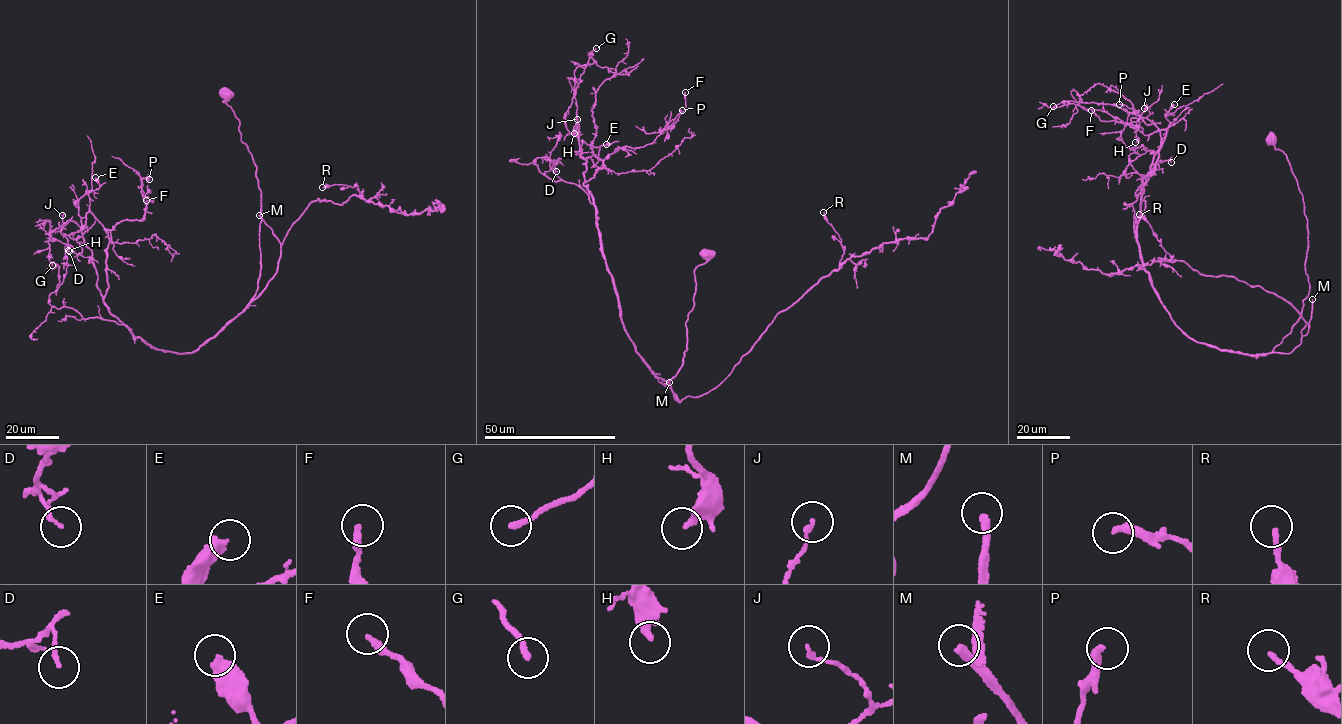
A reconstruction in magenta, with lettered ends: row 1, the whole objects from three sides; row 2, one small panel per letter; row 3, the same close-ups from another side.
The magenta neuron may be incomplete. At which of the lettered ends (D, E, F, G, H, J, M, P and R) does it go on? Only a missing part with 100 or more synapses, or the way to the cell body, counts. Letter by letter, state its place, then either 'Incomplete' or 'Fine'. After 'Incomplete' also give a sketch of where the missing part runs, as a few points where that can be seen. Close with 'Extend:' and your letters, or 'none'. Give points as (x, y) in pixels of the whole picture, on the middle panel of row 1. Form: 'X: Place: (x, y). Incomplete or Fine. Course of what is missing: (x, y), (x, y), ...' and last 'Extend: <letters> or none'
D: Place: (556, 171). Fine
E: Place: (606, 144). Fine
F: Place: (685, 92). Fine
G: Place: (596, 48). Fine
H: Place: (574, 133). Fine
J: Place: (577, 119). Fine
M: Place: (669, 382). Incomplete. Course of what is missing: (669, 382), (644, 302), (619, 259), (577, 209), (570, 207), (539, 173), (490, 87)
P: Place: (682, 110). Fine
R: Place: (823, 212). Fine
Extend: M

